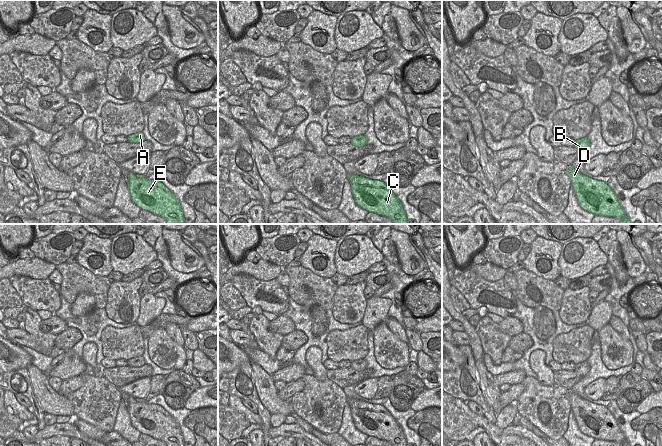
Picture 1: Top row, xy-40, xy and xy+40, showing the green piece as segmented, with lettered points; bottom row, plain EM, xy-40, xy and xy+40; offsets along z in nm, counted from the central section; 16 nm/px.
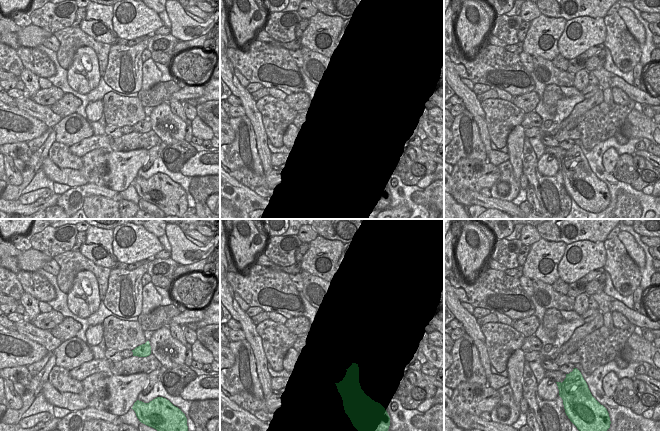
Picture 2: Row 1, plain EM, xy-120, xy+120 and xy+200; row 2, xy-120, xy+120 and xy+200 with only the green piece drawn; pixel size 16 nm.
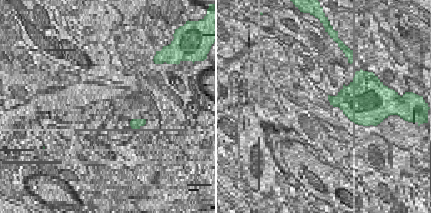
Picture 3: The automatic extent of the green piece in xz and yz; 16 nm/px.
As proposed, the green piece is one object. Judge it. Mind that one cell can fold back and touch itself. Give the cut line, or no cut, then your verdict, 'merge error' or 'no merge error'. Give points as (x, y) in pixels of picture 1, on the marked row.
no cut; no merge error

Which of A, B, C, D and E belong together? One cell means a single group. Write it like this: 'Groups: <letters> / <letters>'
Groups: A B C D E.

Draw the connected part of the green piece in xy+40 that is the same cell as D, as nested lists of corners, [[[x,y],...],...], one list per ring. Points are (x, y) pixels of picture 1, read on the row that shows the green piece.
[[[568,167],[568,176],[577,202],[583,210],[594,215],[615,217],[619,224],[631,224],[607,183],[589,178],[572,167]]]

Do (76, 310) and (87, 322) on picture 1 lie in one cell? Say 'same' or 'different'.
different

